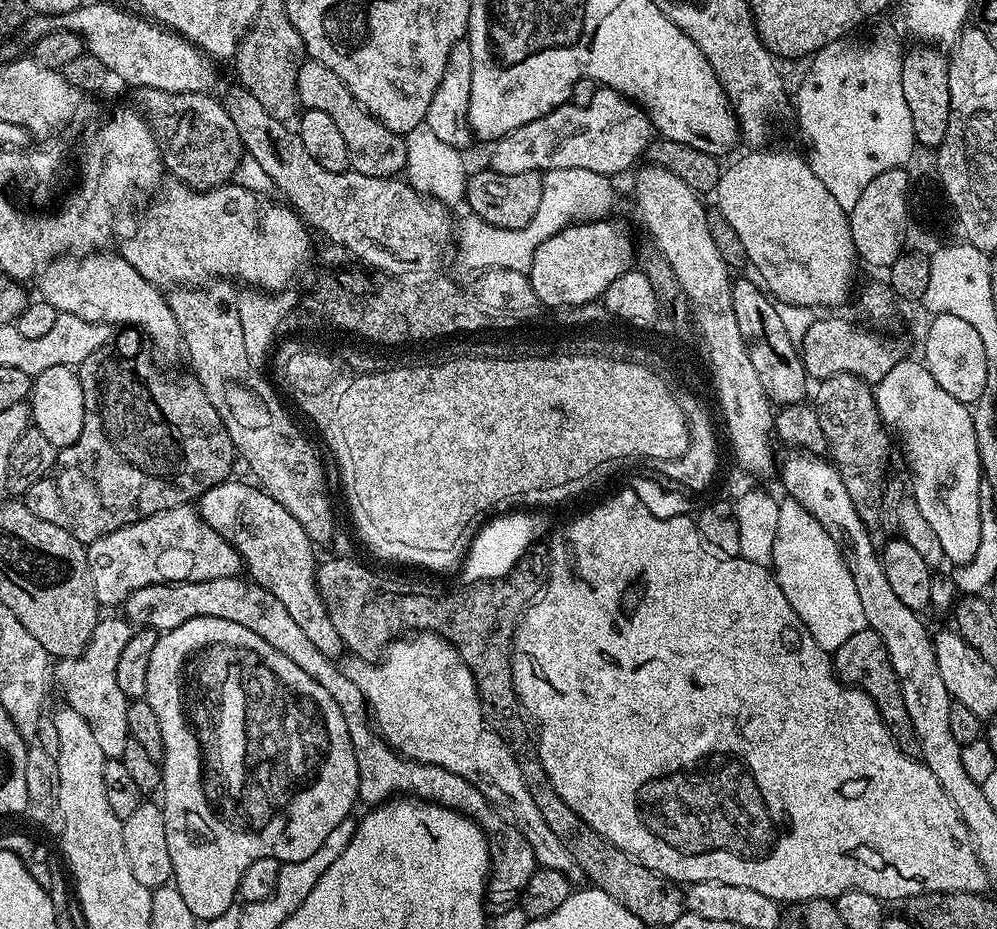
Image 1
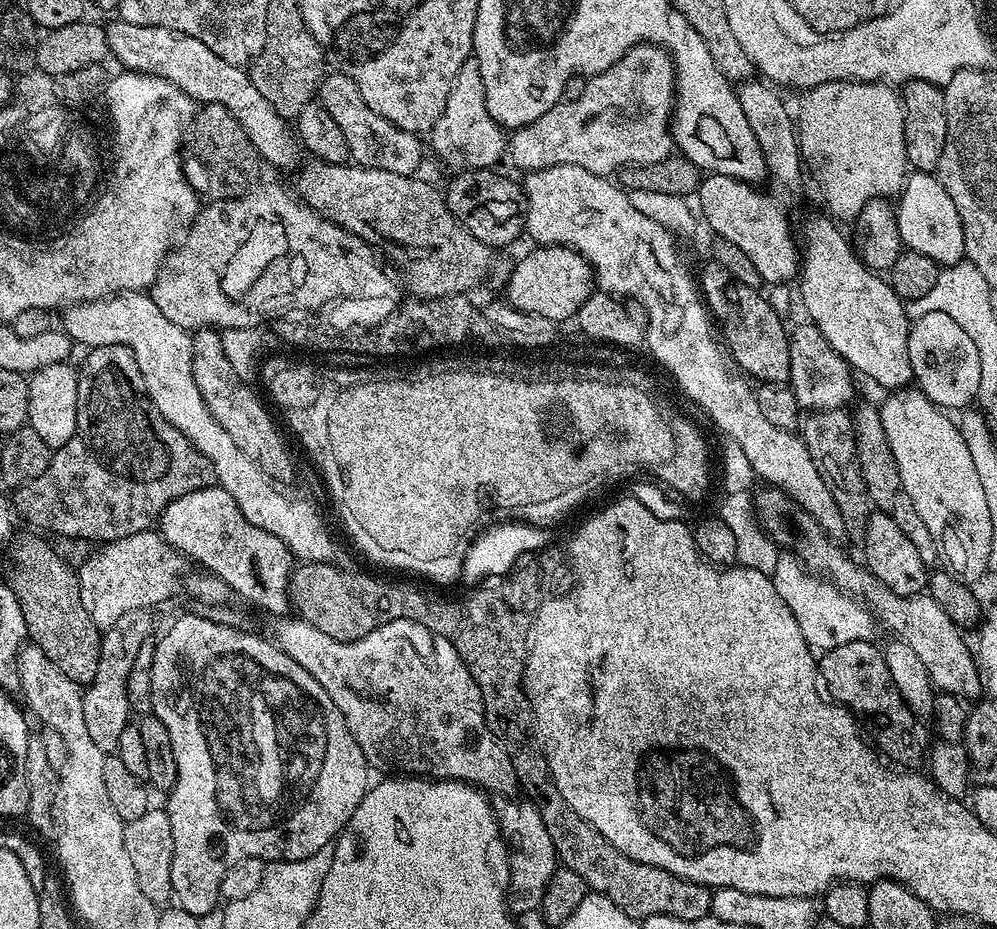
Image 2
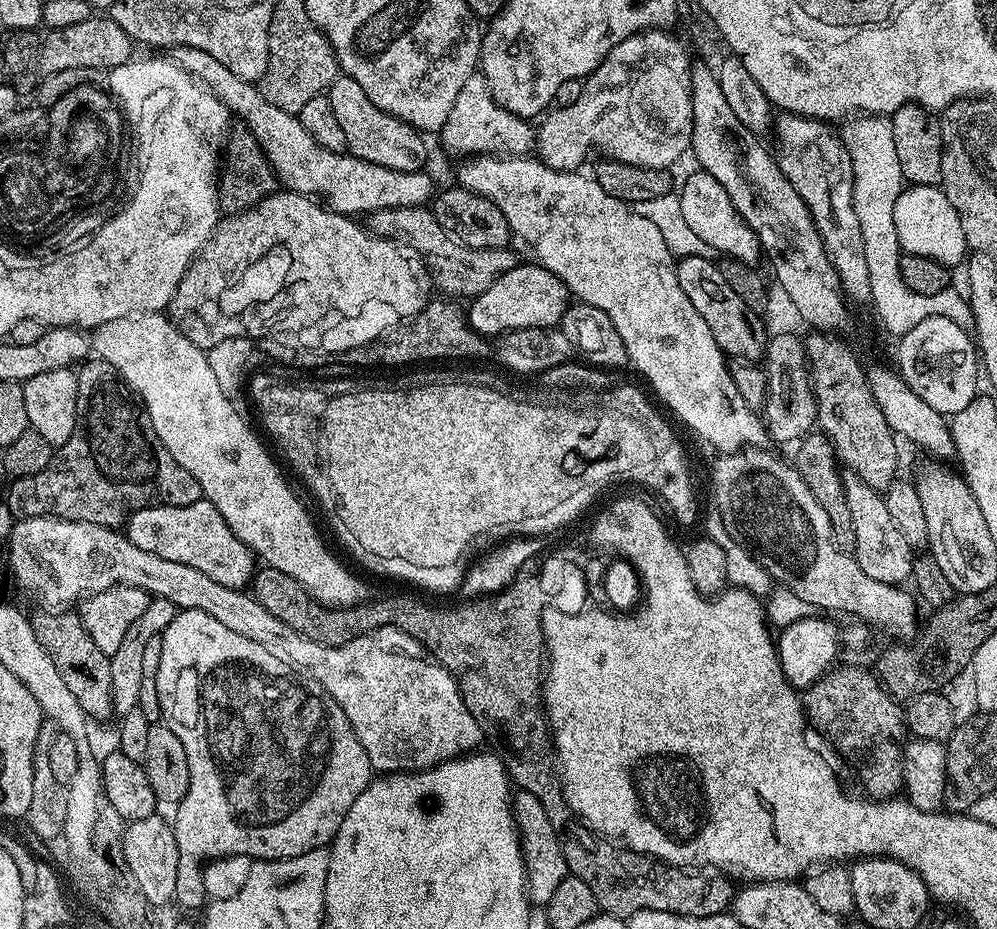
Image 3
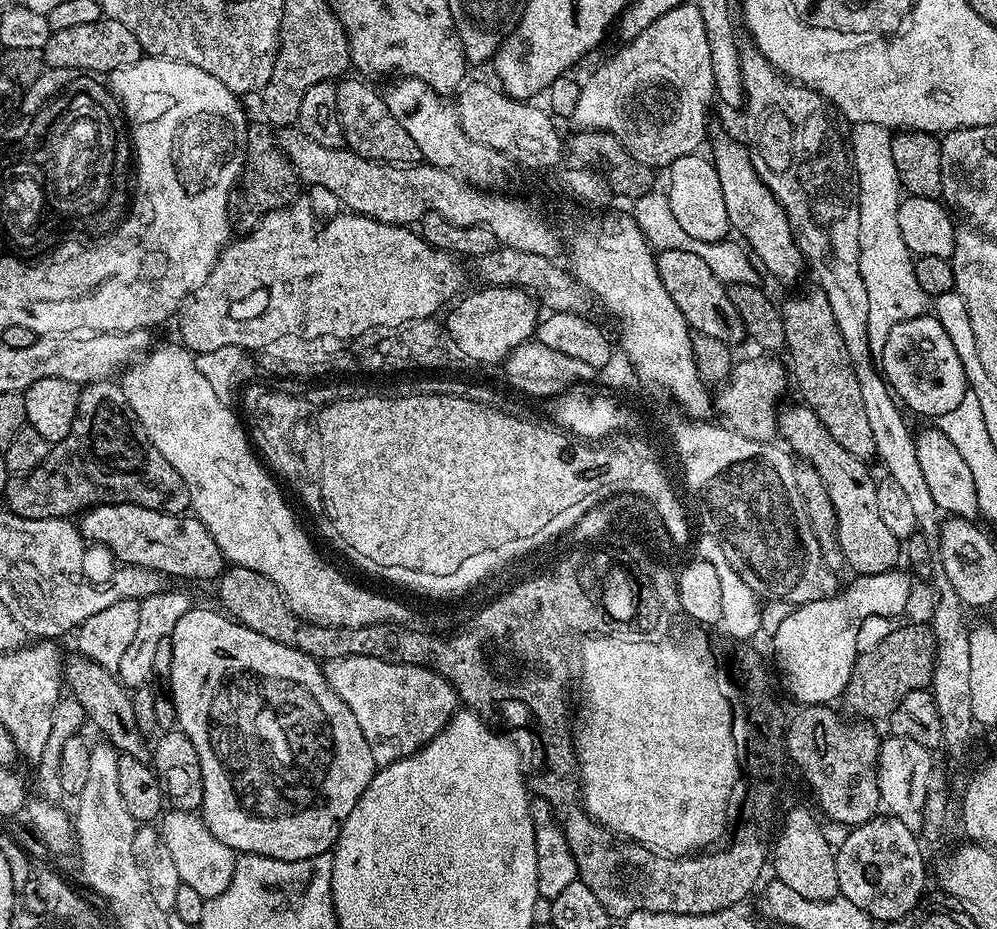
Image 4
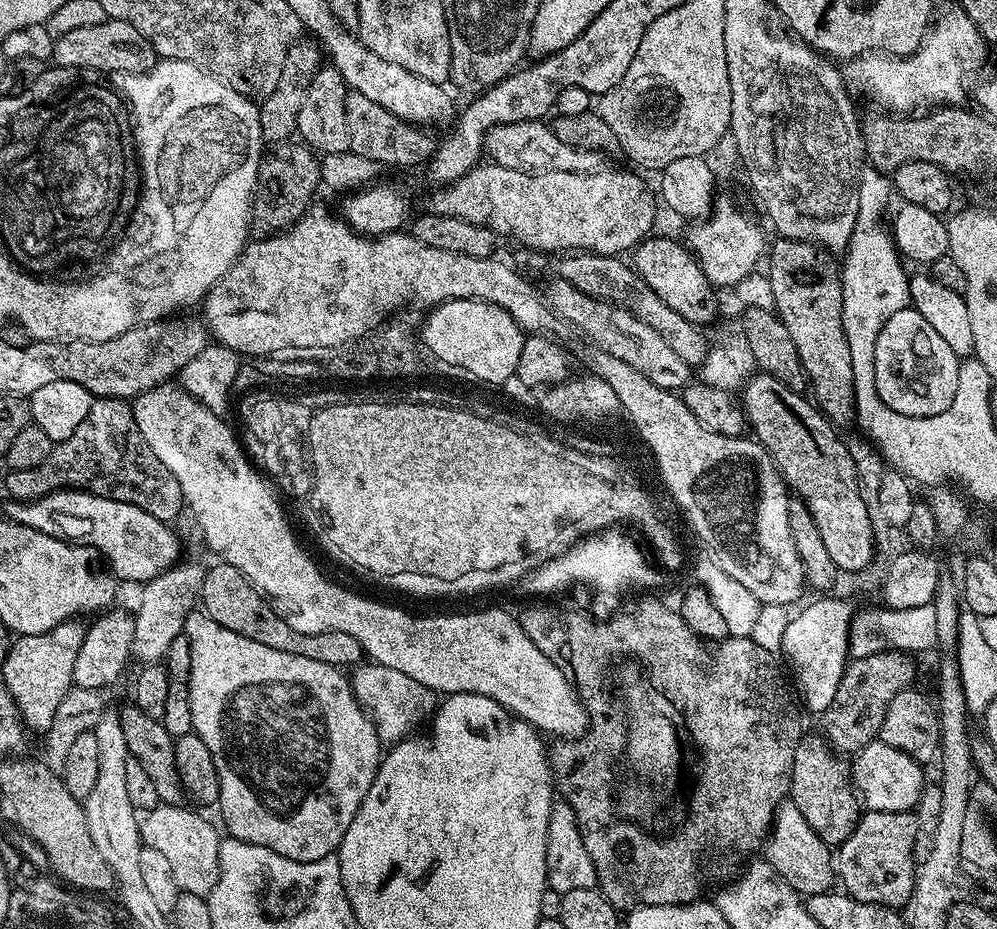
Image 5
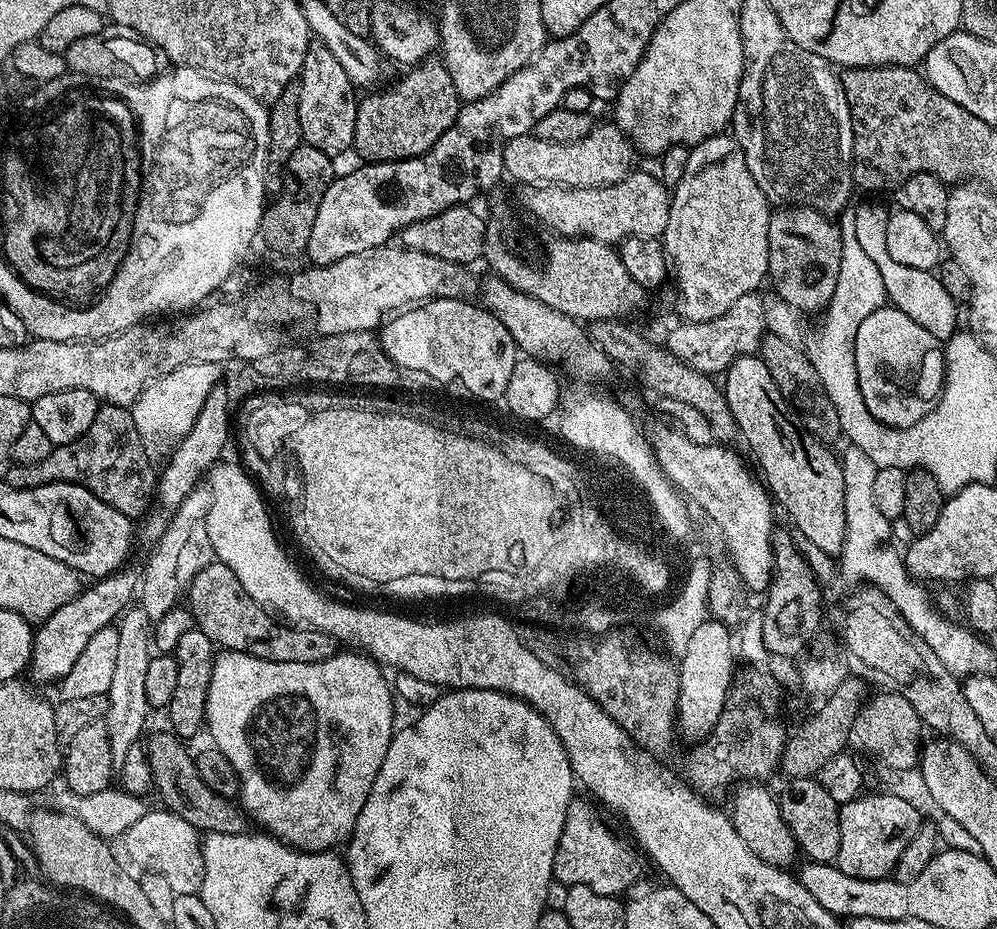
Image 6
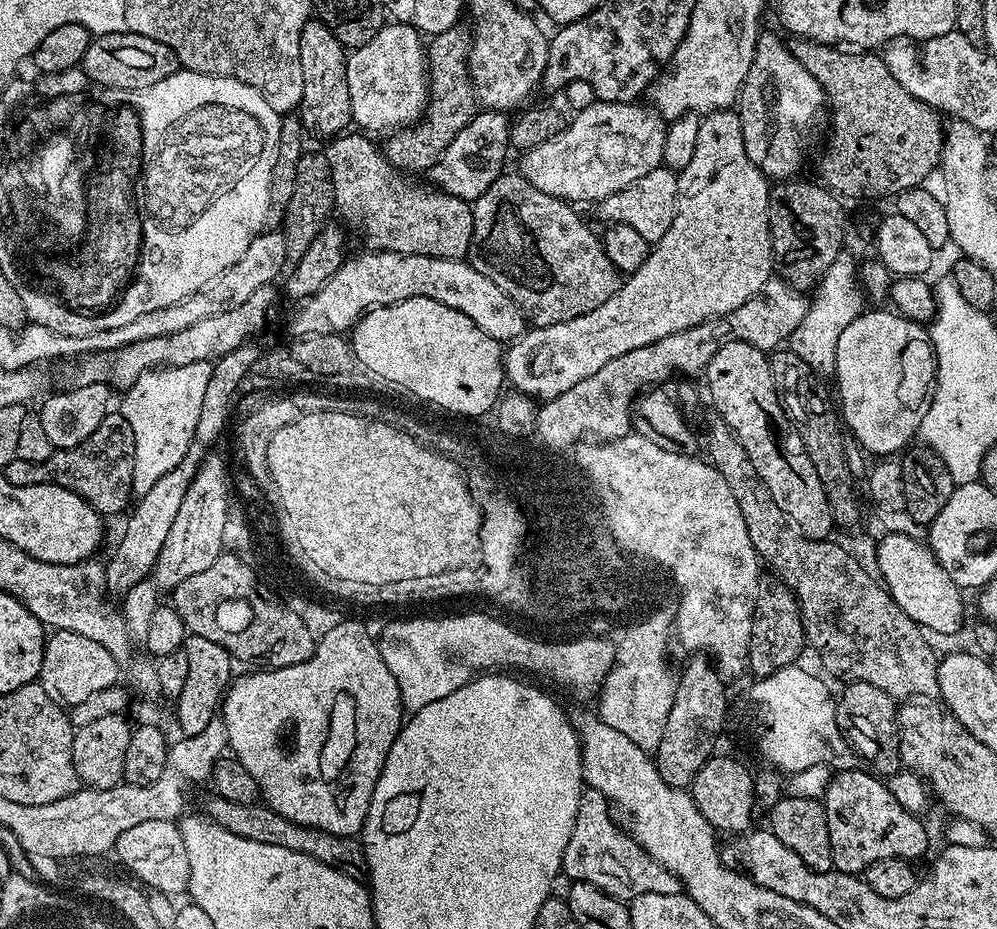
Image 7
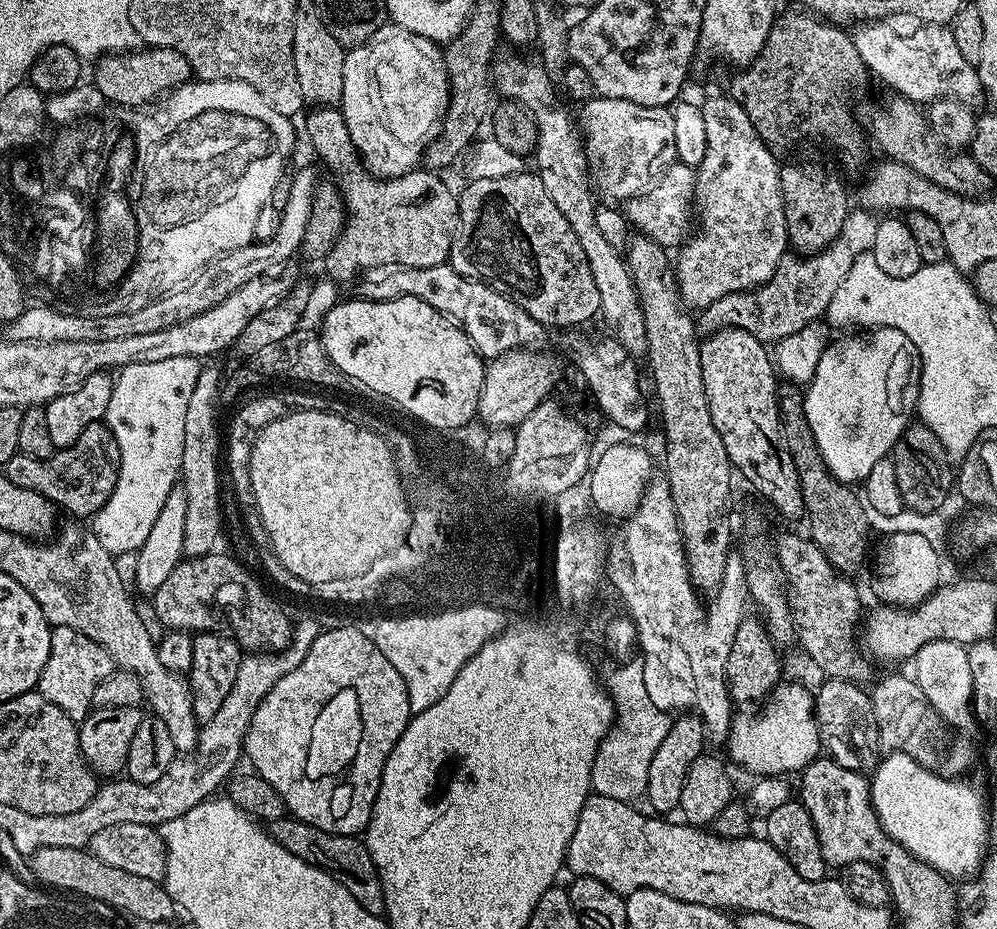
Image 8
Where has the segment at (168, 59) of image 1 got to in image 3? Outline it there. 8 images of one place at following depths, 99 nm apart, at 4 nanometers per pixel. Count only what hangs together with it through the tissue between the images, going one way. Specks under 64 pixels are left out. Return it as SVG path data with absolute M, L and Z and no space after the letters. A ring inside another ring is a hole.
M181 48L178 62L195 80L211 88L215 96L228 107L229 113L234 114L235 119L237 116L243 127L254 134L258 146L262 146L266 158L272 163L277 181L287 191L313 198L319 197L321 192L328 196L327 203L335 211L353 218L359 217L359 212L367 214L387 208L418 208L433 199L432 180L427 171L386 170L386 166L374 166L357 156L348 155L347 151L331 152L326 150L326 146L318 146L318 142L306 134L306 126L302 126L297 113L278 110L274 102L266 102L253 81L238 78L238 74L226 70L218 58L212 58L204 50Z

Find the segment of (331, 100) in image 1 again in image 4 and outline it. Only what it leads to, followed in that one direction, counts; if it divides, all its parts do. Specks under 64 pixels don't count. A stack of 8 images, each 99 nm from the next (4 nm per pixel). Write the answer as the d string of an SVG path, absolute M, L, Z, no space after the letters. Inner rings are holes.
M344 78L336 84L338 102L338 122L342 122L342 134L349 152L358 154L367 160L376 160L380 164L398 164L407 166L422 161L422 150L418 150L414 138L406 134L403 126L398 126L398 118L386 110L386 102L379 91L375 92L363 79Z

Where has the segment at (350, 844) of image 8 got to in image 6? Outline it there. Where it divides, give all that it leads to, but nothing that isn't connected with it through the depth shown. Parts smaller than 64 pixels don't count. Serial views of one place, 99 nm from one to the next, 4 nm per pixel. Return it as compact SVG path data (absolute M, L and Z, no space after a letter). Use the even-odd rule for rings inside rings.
M171 730L156 732L152 737L150 736L147 737L146 747L150 758L150 768L154 774L152 786L155 795L160 795L161 802L159 803L165 809L178 815L183 821L190 822L200 834L210 832L242 834L249 831L249 821L245 813L229 797L223 796L221 792L212 792L210 786L202 782L198 774L195 755L191 751L188 753L189 745L185 741Z

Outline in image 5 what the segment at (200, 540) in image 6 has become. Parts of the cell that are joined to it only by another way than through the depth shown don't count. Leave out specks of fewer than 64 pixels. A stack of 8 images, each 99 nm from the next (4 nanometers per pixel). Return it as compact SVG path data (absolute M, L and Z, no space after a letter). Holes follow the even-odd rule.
M185 559L147 581L140 592L140 605L134 608L134 642L132 656L140 659L141 665L158 664L170 650L170 642L181 636L184 623L197 607L204 581L205 569L194 561Z

